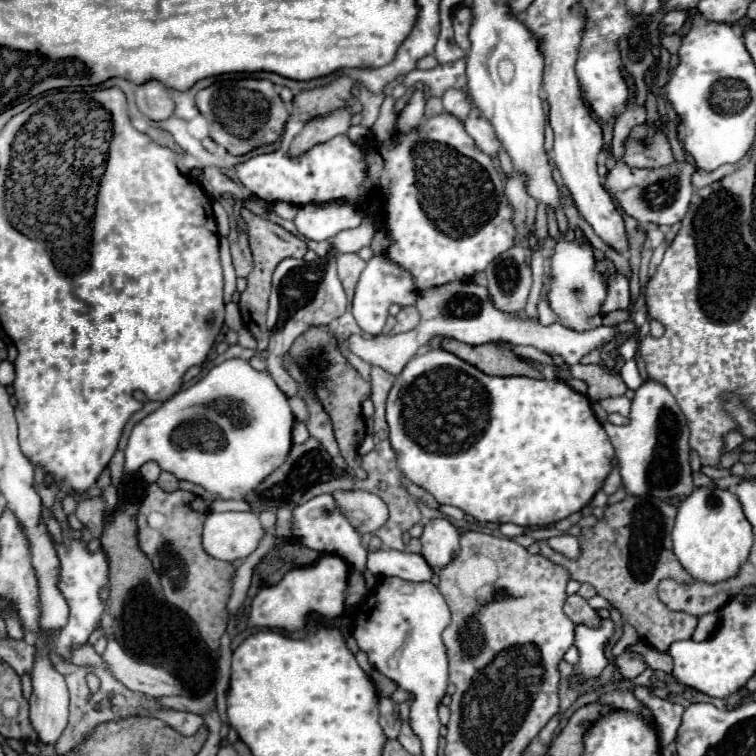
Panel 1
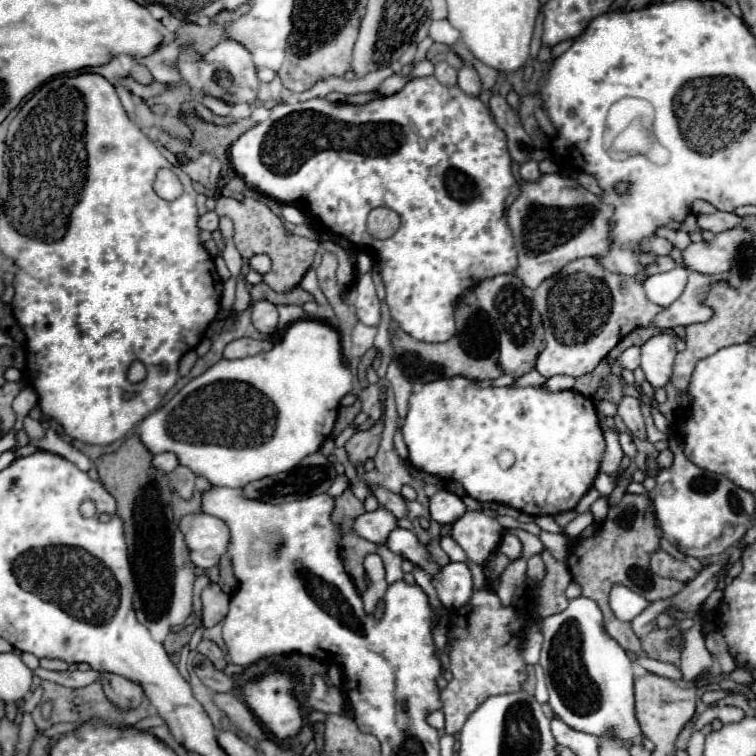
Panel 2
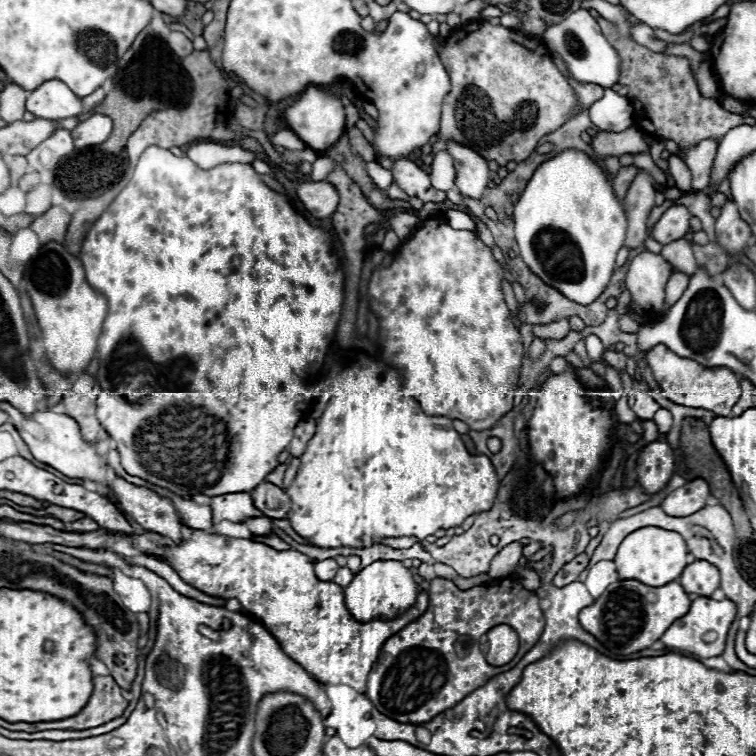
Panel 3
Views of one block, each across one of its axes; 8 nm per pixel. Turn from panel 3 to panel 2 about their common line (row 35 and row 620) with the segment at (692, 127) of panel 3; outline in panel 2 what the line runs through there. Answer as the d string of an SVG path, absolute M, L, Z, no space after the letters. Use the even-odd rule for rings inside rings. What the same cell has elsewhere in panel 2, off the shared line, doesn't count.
M624 494L622 502L608 510L608 518L604 520L602 528L590 540L586 538L584 542L578 542L576 546L572 546L572 554L568 558L568 568L574 576L574 582L582 586L582 596L594 600L600 606L604 614L606 632L612 638L616 638L616 642L622 648L634 654L644 654L640 650L640 640L634 636L628 622L620 622L614 618L614 614L608 608L608 592L612 584L624 584L648 600L664 600L678 594L684 588L684 584L668 582L666 578L656 576L650 570L650 556L644 556L644 554L652 554L658 546L660 544L656 536L656 520L646 496ZM600 532L602 532L602 540L600 540ZM634 554L642 554L642 556L634 556Z

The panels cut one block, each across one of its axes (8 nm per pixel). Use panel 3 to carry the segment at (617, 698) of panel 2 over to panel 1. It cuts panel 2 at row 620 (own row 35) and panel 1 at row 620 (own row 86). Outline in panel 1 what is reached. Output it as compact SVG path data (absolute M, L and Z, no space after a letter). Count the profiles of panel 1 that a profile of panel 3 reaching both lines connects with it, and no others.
M602 620L598 630L586 628L582 624L576 626L576 642L574 646L580 650L580 662L574 666L576 676L570 680L570 684L578 684L586 678L596 678L608 664L604 654L604 642L608 642L614 636L614 622Z

